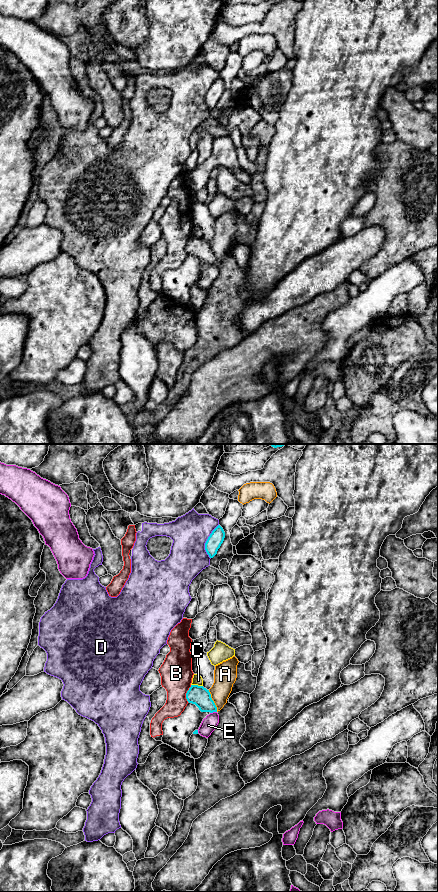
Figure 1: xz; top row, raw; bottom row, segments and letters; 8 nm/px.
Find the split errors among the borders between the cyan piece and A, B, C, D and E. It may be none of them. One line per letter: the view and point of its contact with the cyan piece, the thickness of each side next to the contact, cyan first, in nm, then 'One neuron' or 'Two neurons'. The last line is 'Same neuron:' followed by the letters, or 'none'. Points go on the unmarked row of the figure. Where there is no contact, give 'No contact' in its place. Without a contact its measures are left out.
A: Touches cyan at xz (213, 253). Thickness 160 nm (cyan) against 190 nm. Two neurons
B: Touches cyan at xz (186, 245). Thickness 160 nm (cyan) against 260 nm. Two neurons
C: Touches cyan at xz (197, 237). Thickness 160 nm (cyan) against 80 nm. Two neurons
D: Touches cyan at xz (206, 93). Thickness 120 nm (cyan) against 300 nm. Two neurons
E: Touches cyan at xz (213, 263). Thickness 160 nm (cyan) against 120 nm. Two neurons
Same neuron: none

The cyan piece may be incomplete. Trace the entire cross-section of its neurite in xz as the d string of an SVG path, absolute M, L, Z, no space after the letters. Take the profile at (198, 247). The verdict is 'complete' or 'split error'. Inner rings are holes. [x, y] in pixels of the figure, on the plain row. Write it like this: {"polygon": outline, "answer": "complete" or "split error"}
{"polygon": "M191 237L186 245L186 251L189 255L195 256L201 264L217 264L209 242L203 238Z", "answer": "complete"}

